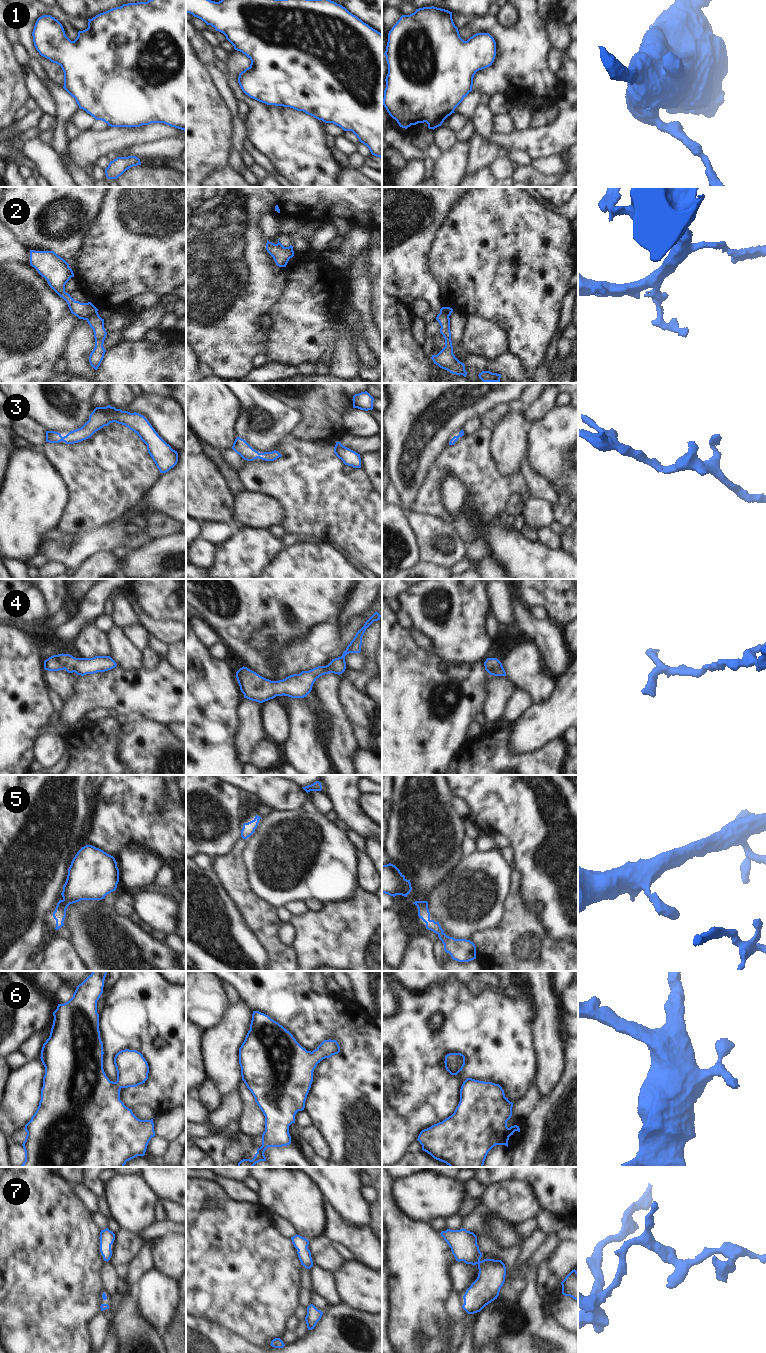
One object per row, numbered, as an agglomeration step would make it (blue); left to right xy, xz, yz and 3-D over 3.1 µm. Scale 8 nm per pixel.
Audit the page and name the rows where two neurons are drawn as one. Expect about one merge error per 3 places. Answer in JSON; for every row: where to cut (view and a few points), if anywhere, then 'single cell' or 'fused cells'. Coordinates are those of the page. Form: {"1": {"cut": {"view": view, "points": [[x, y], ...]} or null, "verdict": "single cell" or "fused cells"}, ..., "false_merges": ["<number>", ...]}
{"1": {"cut": null, "verdict": "single cell"}, "2": {"cut": {"view": "xy", "points": [[96, 311], [86, 319]]}, "verdict": "fused cells"}, "3": {"cut": null, "verdict": "single cell"}, "4": {"cut": null, "verdict": "single cell"}, "5": {"cut": null, "verdict": "single cell"}, "6": {"cut": null, "verdict": "single cell"}, "7": {"cut": null, "verdict": "single cell"}, "false_merges": ["2"]}

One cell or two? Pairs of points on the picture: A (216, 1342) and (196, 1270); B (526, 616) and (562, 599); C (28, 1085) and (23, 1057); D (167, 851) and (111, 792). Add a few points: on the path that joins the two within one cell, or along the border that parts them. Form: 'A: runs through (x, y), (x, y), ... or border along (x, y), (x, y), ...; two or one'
A: border along (196, 1315), (213, 1320), (231, 1331); two
B: border along (520, 598), (528, 607); two
C: border along (30, 1056), (22, 1065), (12, 1070); two
D: runs through (157, 836), (126, 805); one

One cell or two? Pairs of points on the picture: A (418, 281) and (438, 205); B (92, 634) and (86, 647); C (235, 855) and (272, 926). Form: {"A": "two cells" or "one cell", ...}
{"A": "one cell", "B": "one cell", "C": "one cell"}

